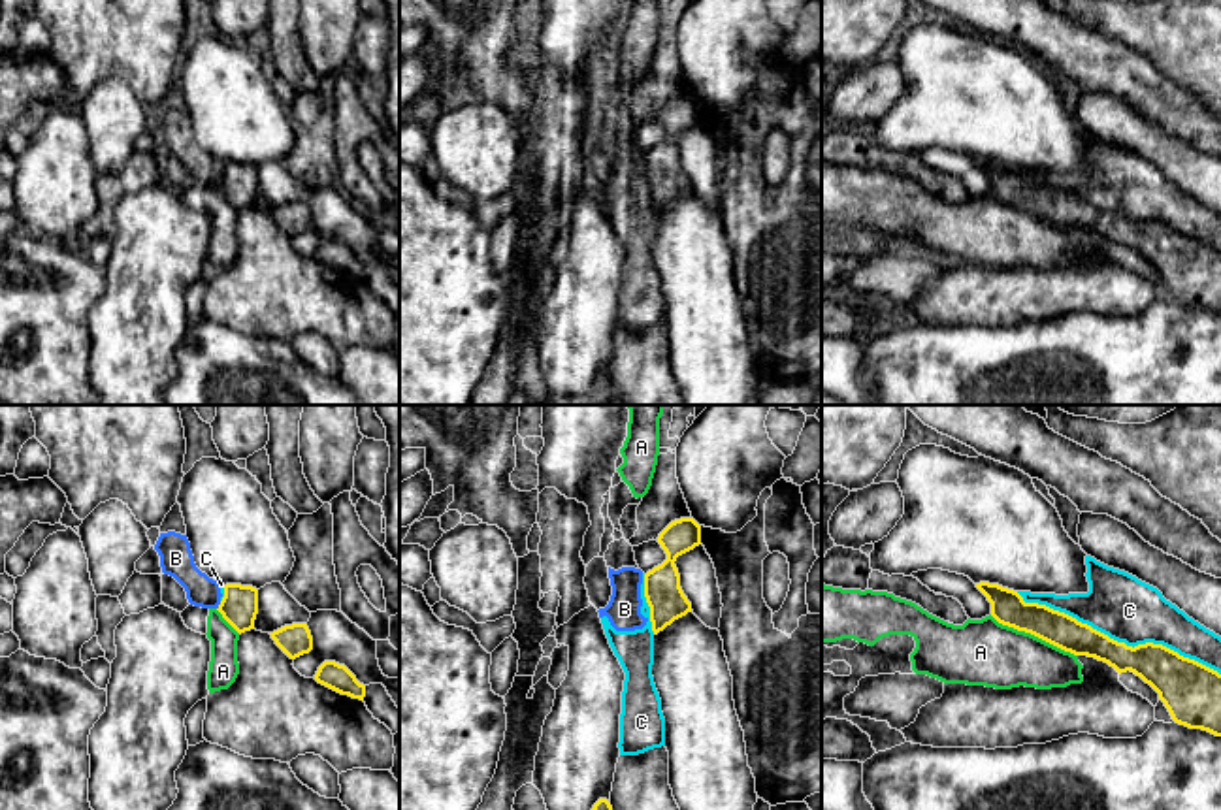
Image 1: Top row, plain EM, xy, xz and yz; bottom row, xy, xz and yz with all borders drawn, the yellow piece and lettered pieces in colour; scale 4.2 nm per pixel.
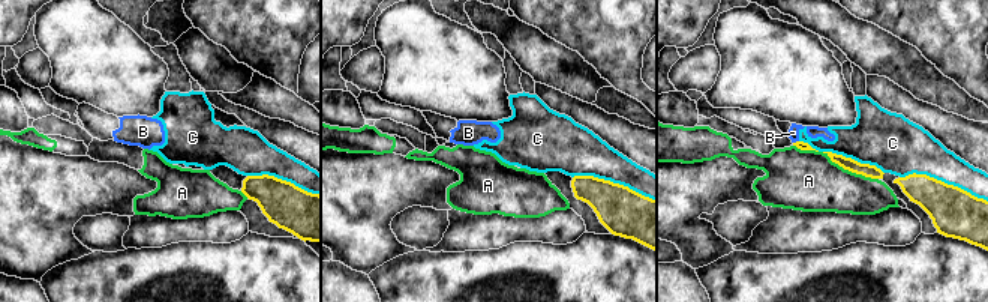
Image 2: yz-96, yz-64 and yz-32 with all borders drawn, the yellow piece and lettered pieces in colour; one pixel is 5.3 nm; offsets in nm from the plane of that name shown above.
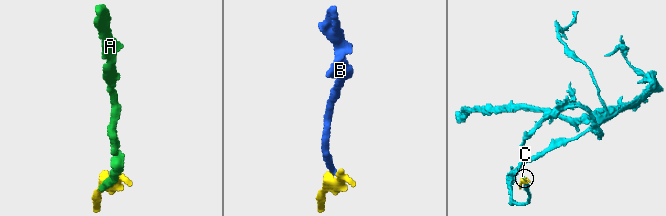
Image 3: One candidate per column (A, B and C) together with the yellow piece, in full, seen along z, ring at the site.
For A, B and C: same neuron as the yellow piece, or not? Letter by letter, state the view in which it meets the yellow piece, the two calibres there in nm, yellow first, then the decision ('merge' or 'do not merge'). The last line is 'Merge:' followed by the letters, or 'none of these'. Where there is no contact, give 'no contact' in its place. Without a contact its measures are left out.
A: meets yellow in yz; 140 nm thick on the yellow side, 280 nm on the other; do not merge
B: meets yellow in xy; 160 nm thick on the yellow side, 130 nm on the other; do not merge
C: meets yellow in yz; 180 nm thick on the yellow side, 280 nm on the other; do not merge
Merge: none of these

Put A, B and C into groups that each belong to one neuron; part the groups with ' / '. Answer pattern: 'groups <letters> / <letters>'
groups A / B C

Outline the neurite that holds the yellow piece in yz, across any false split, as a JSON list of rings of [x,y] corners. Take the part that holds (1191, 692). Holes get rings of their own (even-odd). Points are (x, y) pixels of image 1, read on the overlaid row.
[[[999,584],[976,588],[991,603],[991,616],[1008,627],[1031,633],[1074,656],[1108,663],[1119,674],[1134,672],[1149,684],[1168,708],[1172,720],[1189,729],[1221,737],[1221,674],[1163,644],[1127,646],[1076,618],[1023,597]]]

